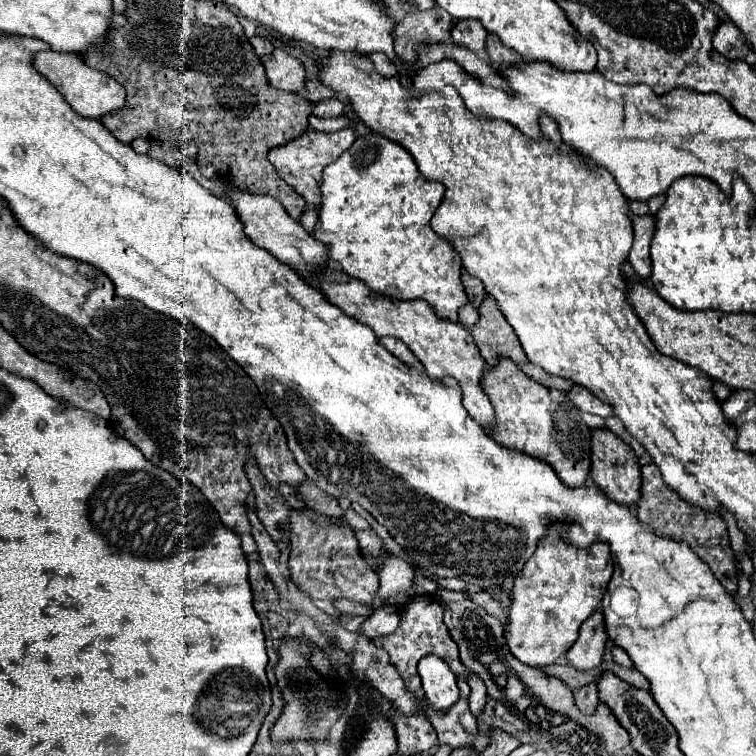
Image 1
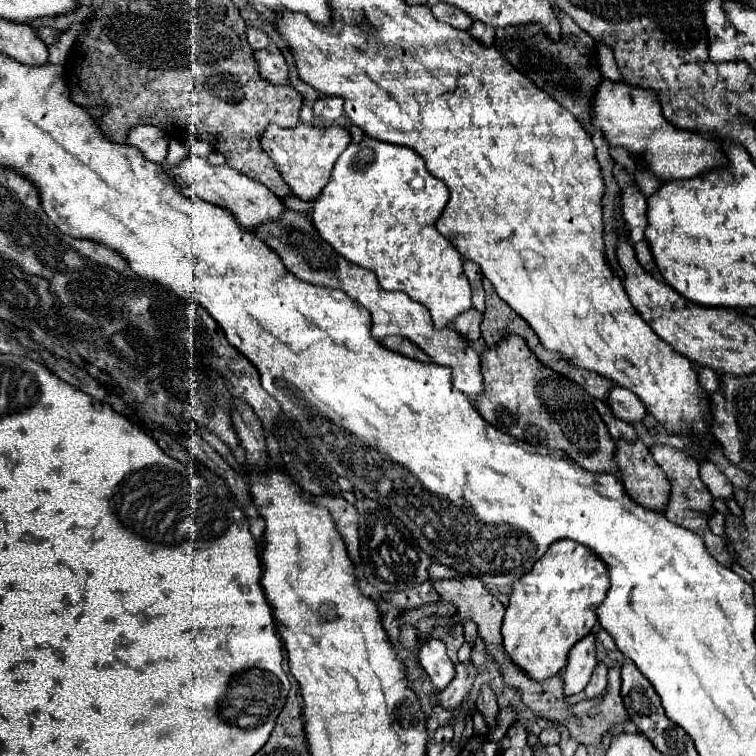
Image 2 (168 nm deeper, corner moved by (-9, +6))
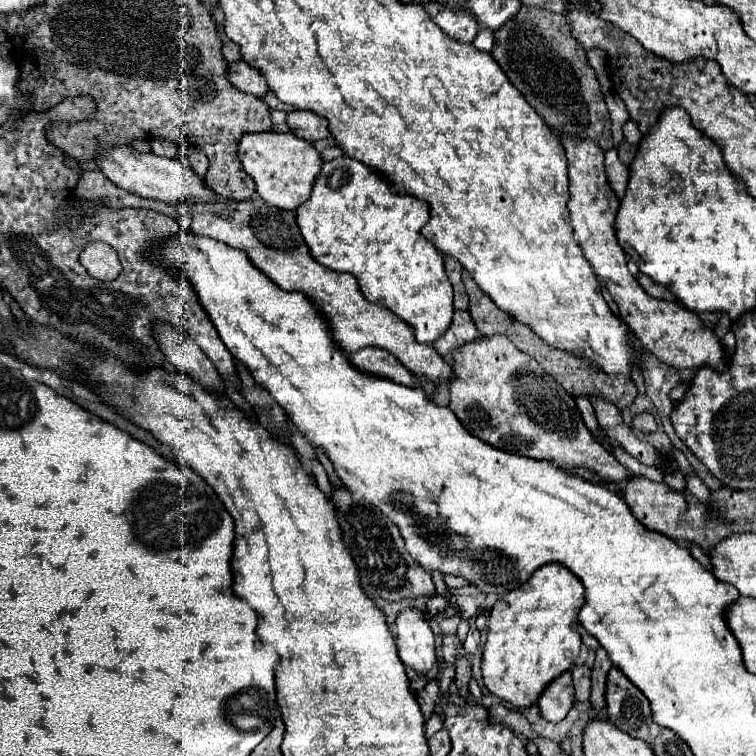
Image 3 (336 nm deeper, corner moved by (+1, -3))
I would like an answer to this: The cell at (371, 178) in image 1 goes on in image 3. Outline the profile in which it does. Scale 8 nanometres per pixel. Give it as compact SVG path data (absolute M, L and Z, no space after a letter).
M338 157L322 165L314 185L312 197L296 209L296 221L300 233L320 265L338 273L350 273L358 279L360 291L366 301L388 307L404 323L414 327L418 343L434 343L452 323L452 285L444 273L442 255L436 247L420 235L420 229L428 223L428 203L412 195L400 195L378 173L370 171L364 163L350 157Z

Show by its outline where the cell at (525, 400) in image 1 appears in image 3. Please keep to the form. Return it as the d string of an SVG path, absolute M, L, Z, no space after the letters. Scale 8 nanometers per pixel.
M492 335L492 337L478 337L458 349L452 351L452 381L450 381L450 409L454 415L460 419L464 429L478 437L480 441L502 449L506 453L516 453L524 455L530 459L544 459L554 463L556 467L578 467L578 465L588 465L594 469L604 481L614 481L622 483L634 477L634 473L624 467L622 463L616 461L612 453L608 453L588 431L584 425L580 411L576 409L574 399L558 385L554 377L550 377L540 363L530 357L528 353L516 349L512 341L504 335Z

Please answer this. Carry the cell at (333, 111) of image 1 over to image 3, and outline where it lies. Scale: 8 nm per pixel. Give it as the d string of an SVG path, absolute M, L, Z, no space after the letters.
M292 111L286 117L286 123L290 127L290 131L304 139L304 141L320 141L326 139L330 135L328 131L328 121L324 121L322 117L316 117L314 113L308 111Z

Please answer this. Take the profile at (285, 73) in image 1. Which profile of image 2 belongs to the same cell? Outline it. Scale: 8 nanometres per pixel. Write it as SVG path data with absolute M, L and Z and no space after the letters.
M276 46L262 48L256 52L256 60L260 66L260 74L268 82L272 82L272 84L288 84L290 82L288 64L286 64L286 58L280 48L276 48Z

